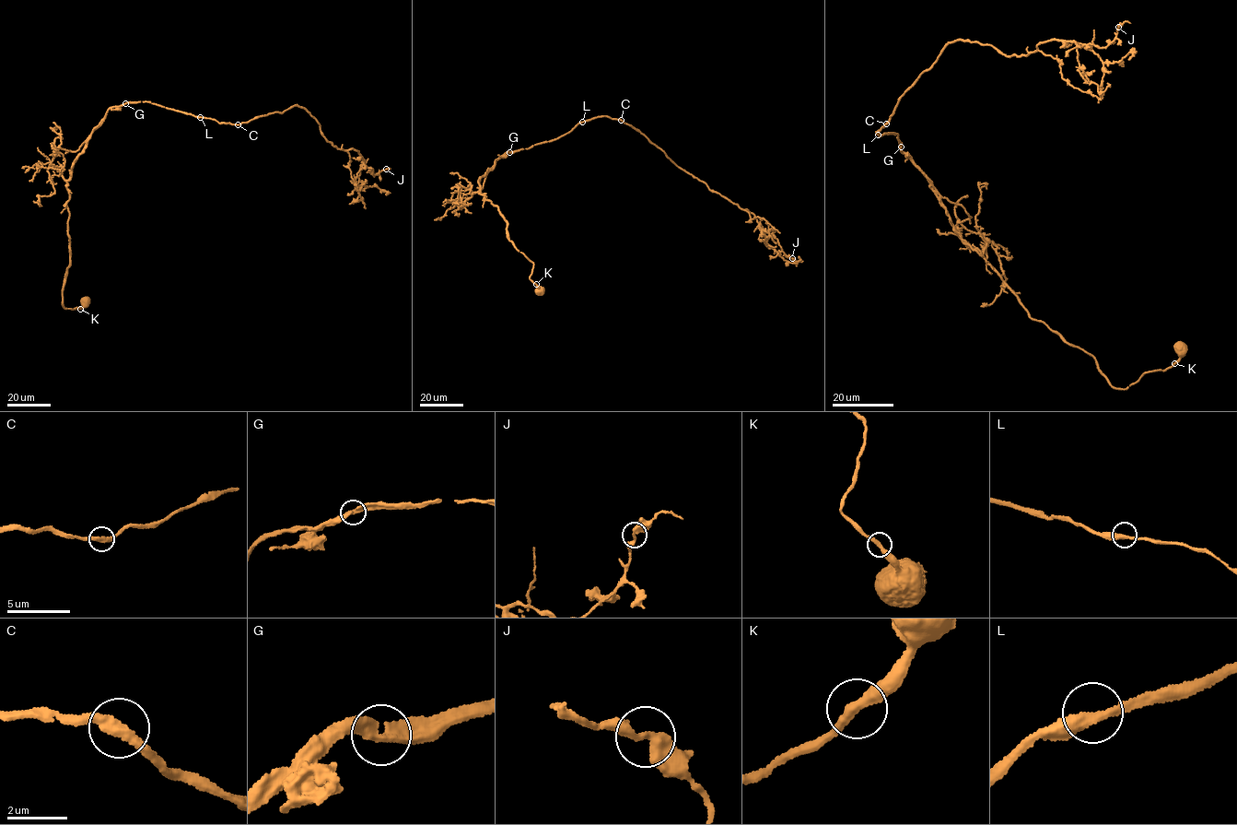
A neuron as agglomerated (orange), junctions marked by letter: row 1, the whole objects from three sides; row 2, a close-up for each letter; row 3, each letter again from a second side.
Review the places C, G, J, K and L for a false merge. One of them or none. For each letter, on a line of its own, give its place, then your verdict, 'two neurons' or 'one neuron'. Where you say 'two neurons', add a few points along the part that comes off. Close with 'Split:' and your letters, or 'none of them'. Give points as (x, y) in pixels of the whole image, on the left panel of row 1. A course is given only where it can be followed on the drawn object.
C: place (238, 124); one neuron
G: place (125, 103); two neurons; course (125, 103), (108, 111), (73, 163), (66, 187), (70, 263), (64, 307)
J: place (386, 169); one neuron
K: place (80, 309); one neuron
L: place (200, 117); one neuron
Split: G

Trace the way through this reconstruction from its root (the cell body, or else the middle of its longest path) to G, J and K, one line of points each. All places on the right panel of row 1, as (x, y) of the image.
G: (1182, 347), (1166, 370), (1126, 388), (1111, 384), (1092, 357), (1030, 317), (958, 233), (901, 146)
J: (1182, 347), (1111, 384), (961, 237), (897, 133), (876, 132), (949, 42), (1019, 56), (1105, 47), (1118, 27)
K: (1182, 347), (1180, 358), (1174, 363)

